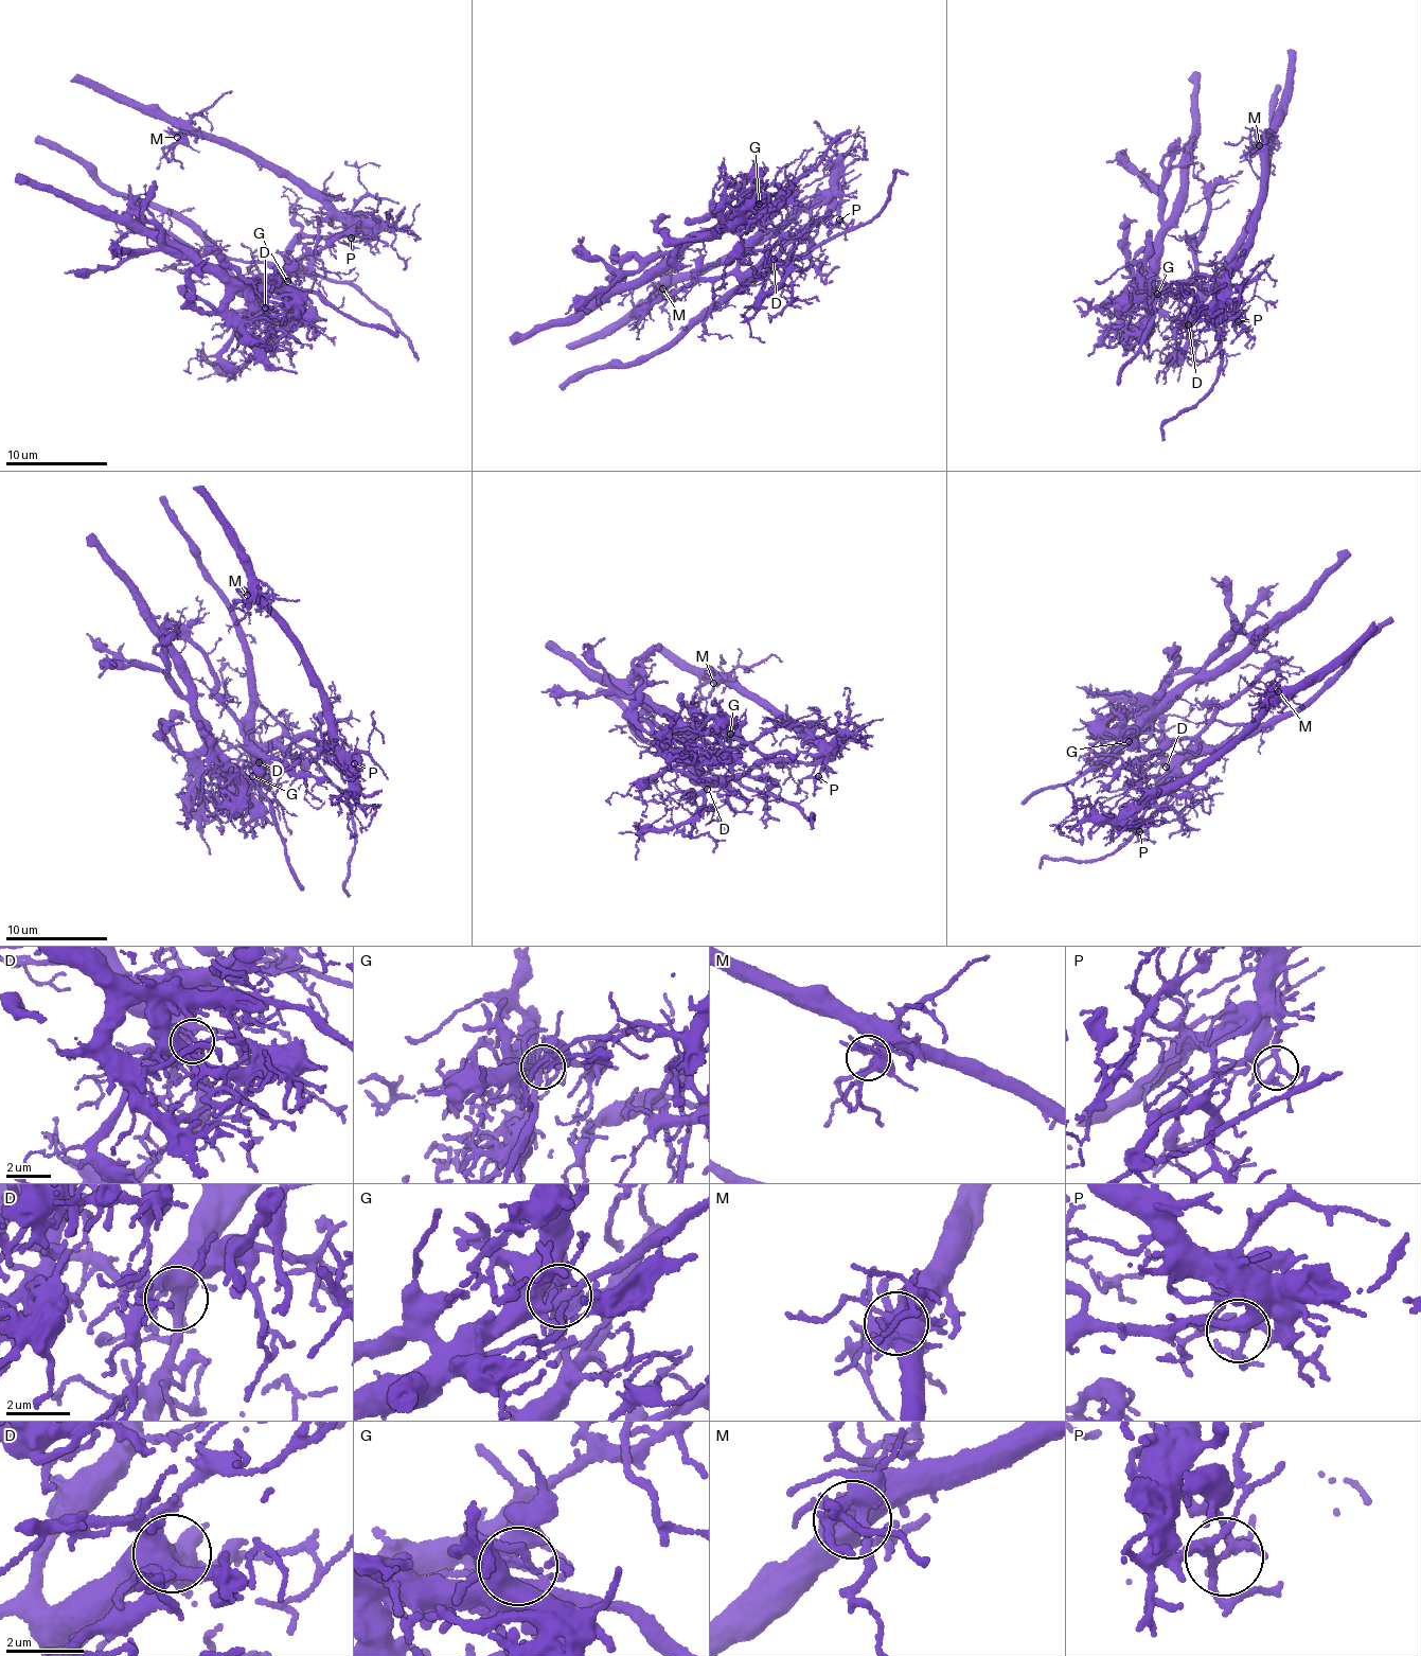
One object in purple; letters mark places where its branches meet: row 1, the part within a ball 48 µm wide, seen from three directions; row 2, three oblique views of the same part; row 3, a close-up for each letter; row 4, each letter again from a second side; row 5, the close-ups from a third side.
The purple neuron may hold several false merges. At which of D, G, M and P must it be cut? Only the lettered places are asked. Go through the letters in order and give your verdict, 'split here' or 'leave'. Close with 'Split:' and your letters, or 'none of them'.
D: leave
G: split here
M: leave
P: split here
Split: G, P

